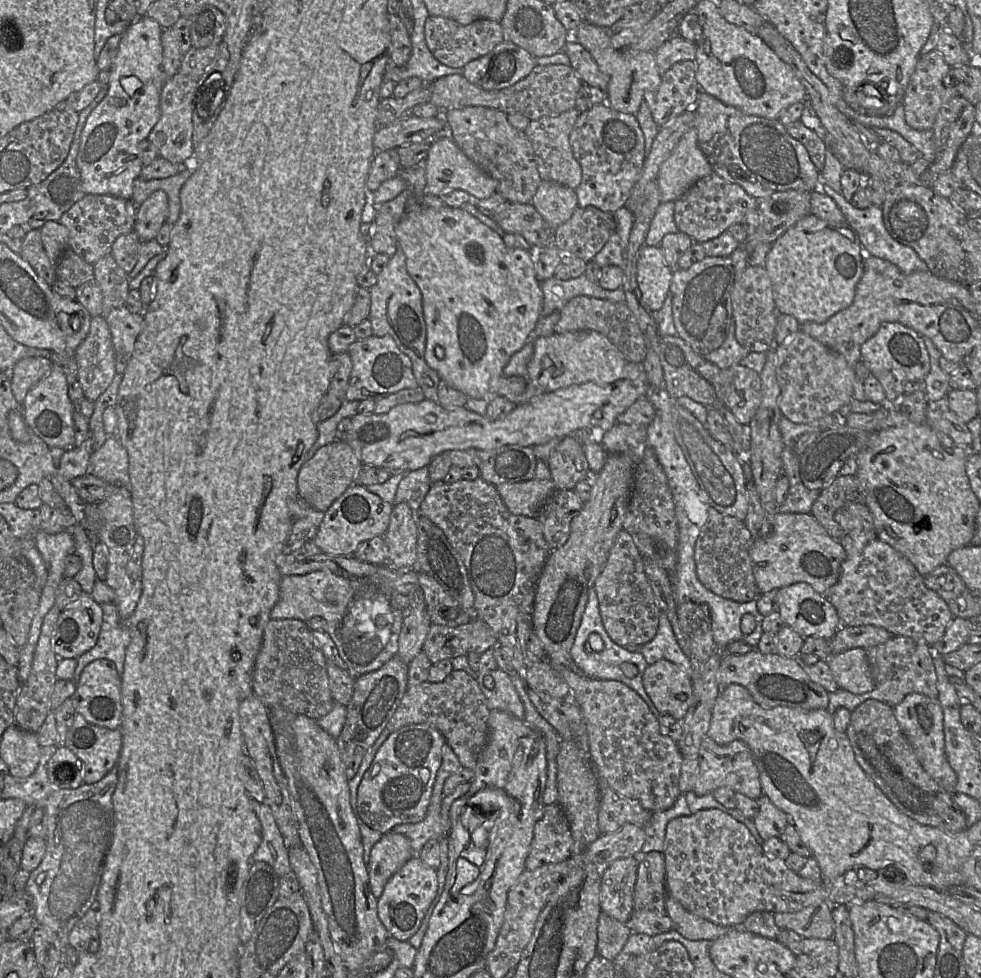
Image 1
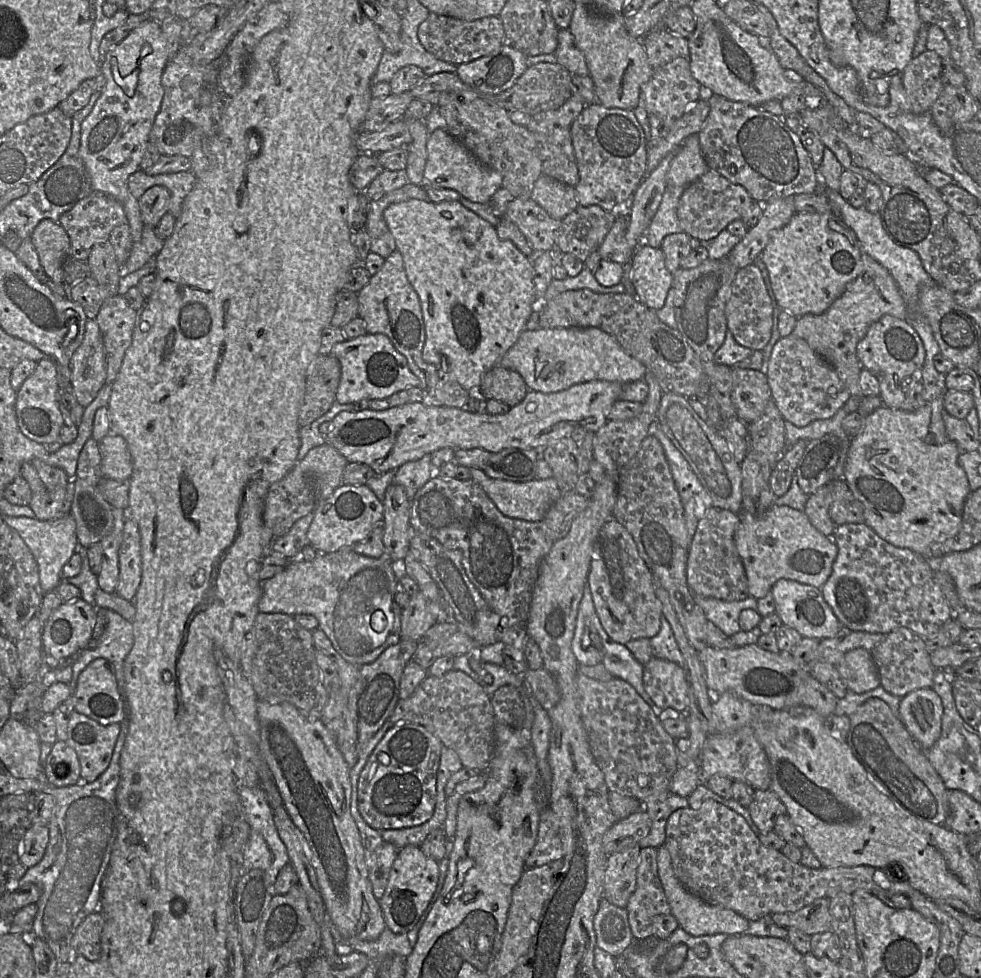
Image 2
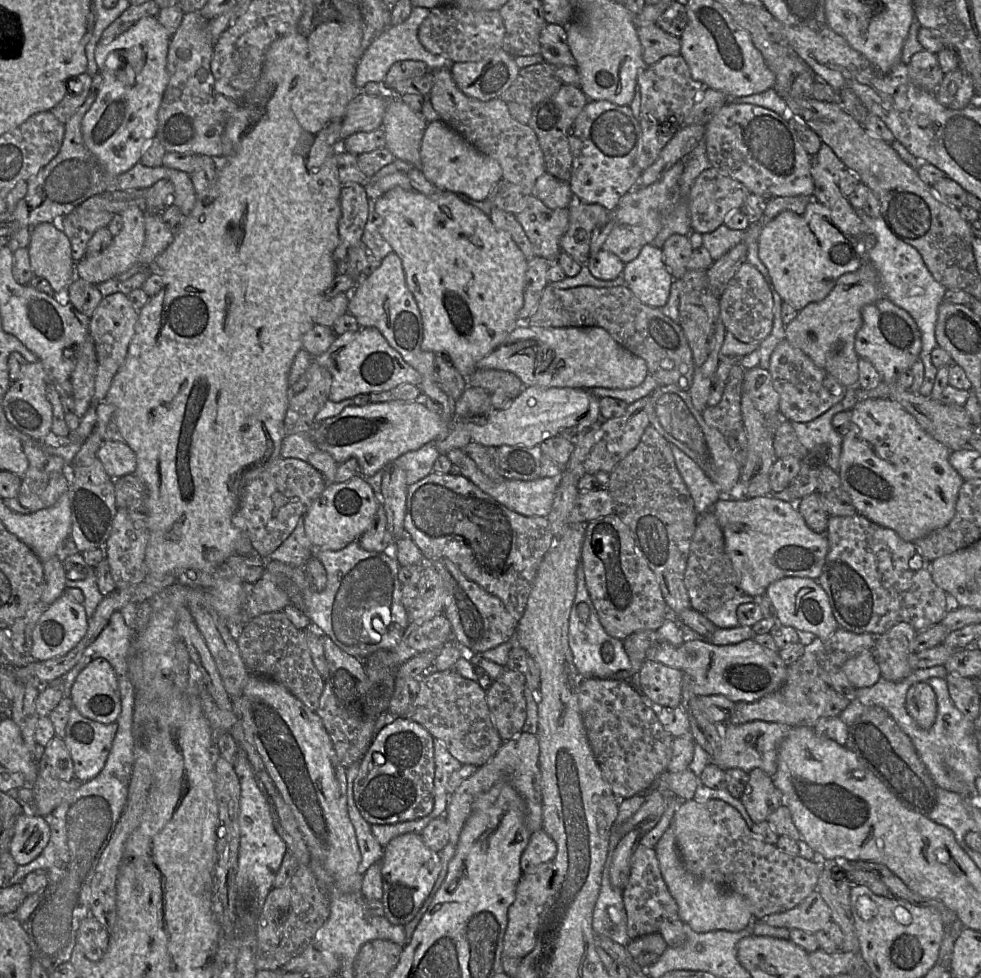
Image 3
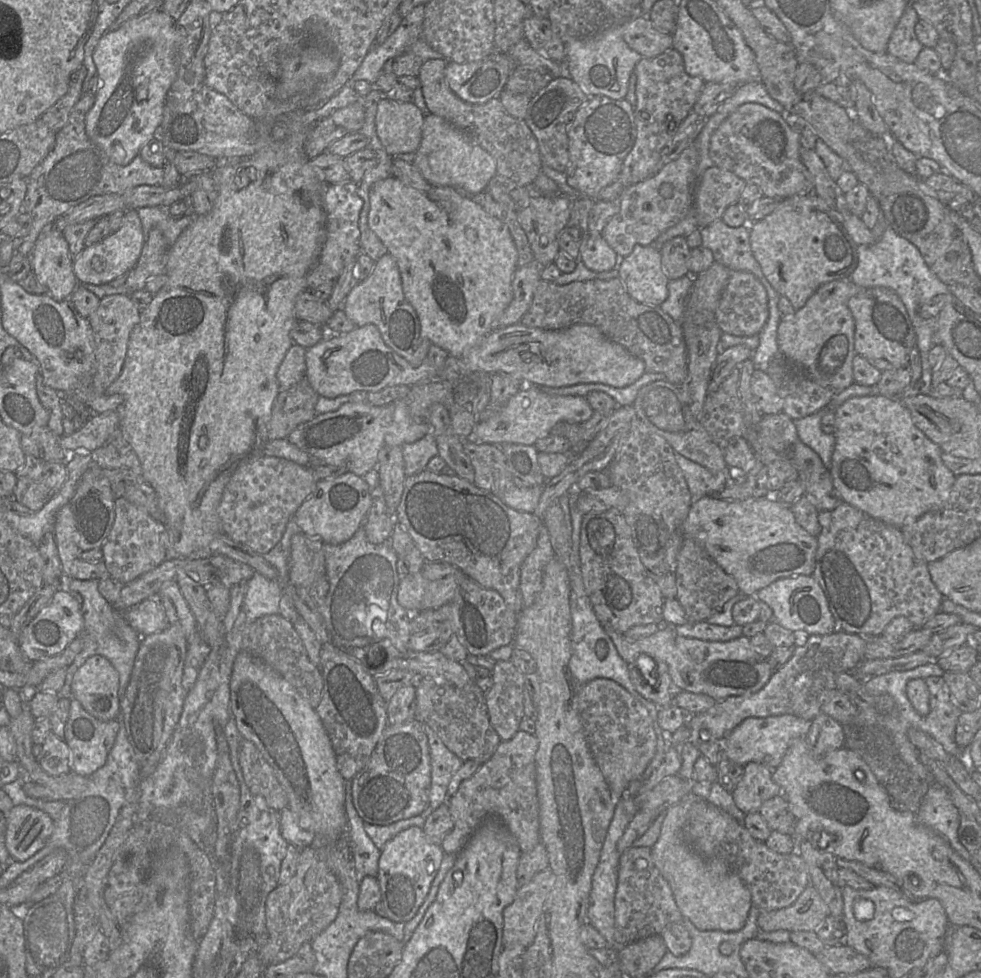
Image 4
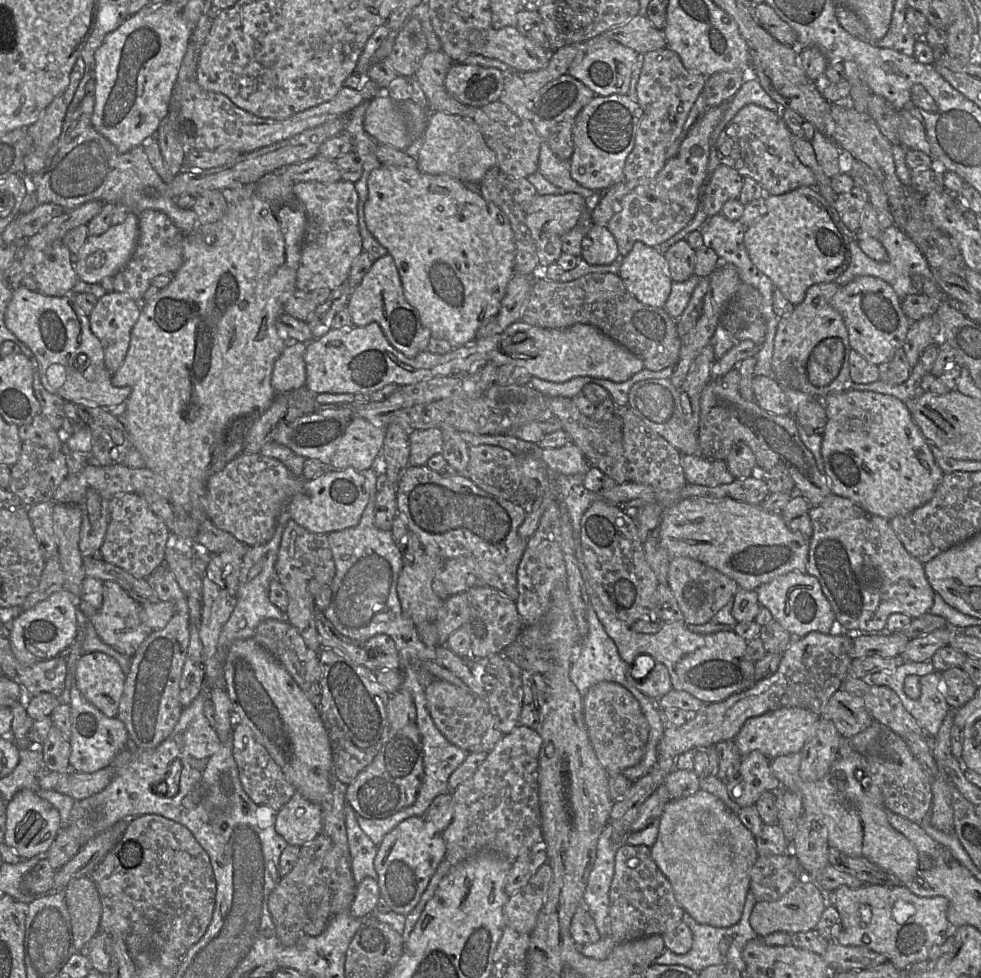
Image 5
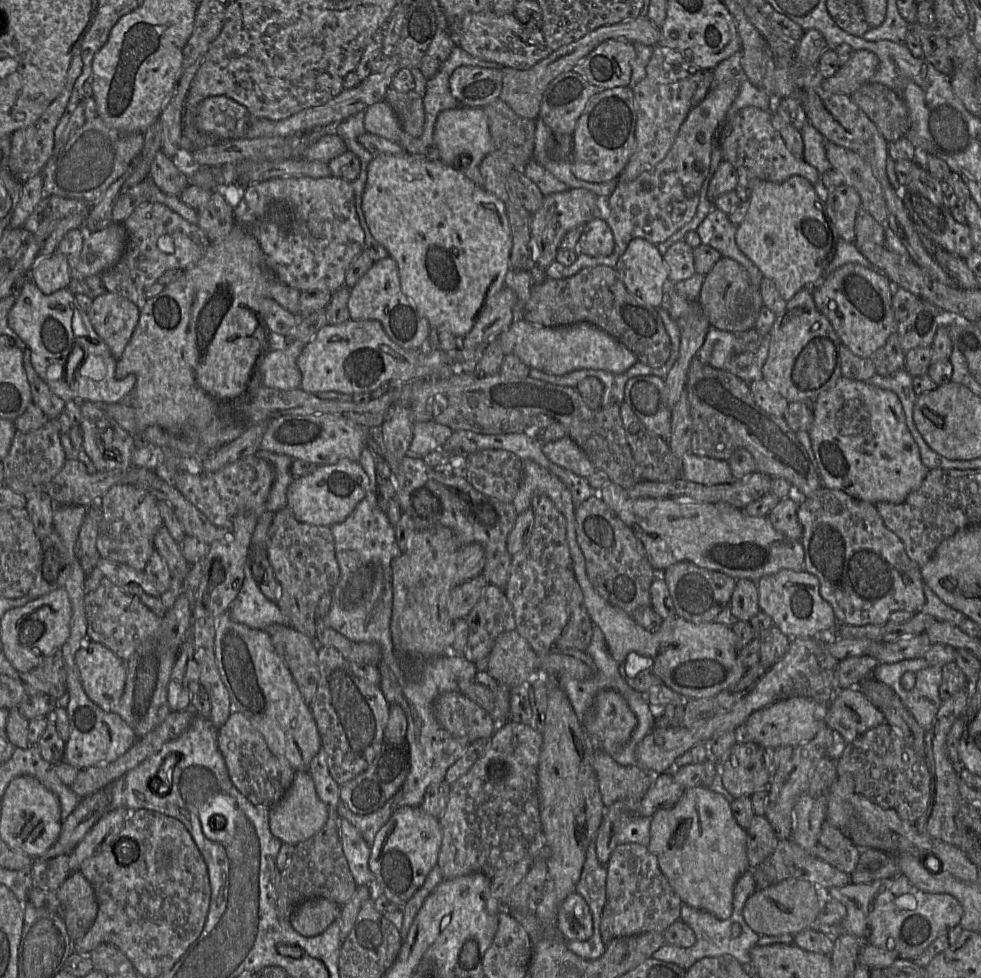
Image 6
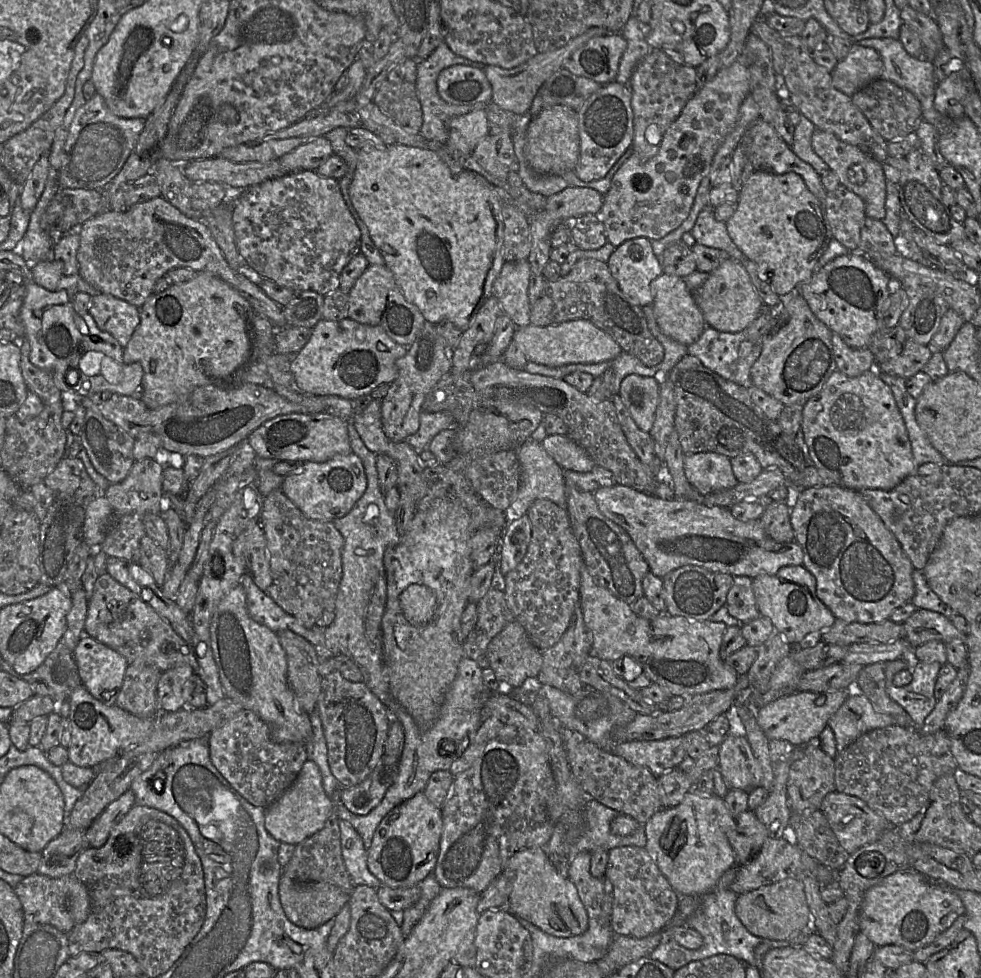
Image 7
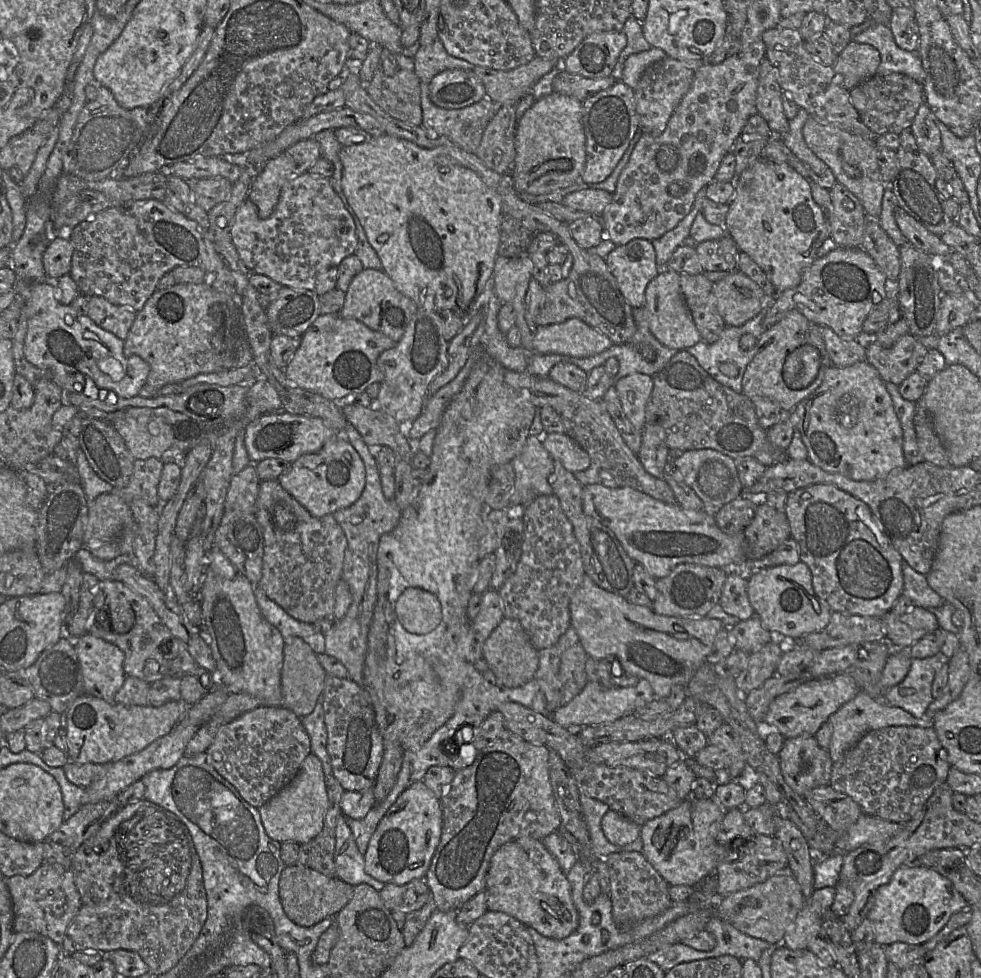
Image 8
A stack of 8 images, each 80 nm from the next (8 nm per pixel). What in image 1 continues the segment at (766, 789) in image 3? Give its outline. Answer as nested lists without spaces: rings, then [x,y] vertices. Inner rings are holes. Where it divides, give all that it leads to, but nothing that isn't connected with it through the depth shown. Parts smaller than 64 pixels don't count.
[[[764,794],[757,800],[759,812],[753,822],[763,840],[780,837],[786,826],[791,823],[789,816],[776,807]]]

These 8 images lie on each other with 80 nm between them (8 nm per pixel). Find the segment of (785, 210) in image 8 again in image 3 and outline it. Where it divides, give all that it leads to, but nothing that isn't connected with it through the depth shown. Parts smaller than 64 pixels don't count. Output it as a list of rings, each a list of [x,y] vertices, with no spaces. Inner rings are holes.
[[[814,198],[802,214],[783,211],[764,225],[758,239],[758,255],[781,300],[797,312],[810,303],[823,300],[842,275],[857,271],[864,261],[861,239],[842,230],[833,220],[831,211]]]

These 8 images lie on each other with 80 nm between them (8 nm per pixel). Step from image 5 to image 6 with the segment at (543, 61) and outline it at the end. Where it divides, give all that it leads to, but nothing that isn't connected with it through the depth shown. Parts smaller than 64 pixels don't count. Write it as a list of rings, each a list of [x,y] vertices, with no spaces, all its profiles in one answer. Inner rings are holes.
[[[492,10],[467,14],[456,45],[475,58],[517,70],[533,67],[551,52],[541,30],[527,29],[513,14],[497,15]]]

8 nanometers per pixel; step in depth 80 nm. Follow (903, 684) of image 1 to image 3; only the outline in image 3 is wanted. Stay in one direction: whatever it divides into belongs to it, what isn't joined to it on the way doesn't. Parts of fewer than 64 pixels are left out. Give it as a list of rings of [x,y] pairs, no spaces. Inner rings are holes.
[[[900,622],[887,632],[877,636],[872,647],[881,677],[890,681],[901,681],[917,670],[911,666],[915,652],[916,631],[909,623]]]

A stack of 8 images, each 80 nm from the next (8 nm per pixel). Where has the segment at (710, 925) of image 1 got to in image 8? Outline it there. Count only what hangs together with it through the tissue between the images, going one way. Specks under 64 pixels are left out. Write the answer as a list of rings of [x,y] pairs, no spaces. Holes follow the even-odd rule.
[[[689,797],[665,814],[640,826],[642,854],[669,885],[695,887],[716,867],[716,834],[725,810],[713,799]]]

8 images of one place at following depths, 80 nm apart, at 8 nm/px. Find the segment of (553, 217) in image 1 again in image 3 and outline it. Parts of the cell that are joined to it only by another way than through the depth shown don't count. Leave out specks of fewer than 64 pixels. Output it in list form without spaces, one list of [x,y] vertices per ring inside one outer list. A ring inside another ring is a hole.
[[[548,172],[537,178],[531,195],[550,209],[568,208],[573,198],[569,183],[557,179]]]

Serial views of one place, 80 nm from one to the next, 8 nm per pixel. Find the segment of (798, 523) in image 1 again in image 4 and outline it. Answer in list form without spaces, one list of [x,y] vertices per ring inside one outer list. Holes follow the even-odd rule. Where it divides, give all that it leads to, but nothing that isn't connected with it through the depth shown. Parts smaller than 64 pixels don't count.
[[[705,496],[698,501],[692,503],[689,513],[684,520],[682,526],[682,533],[684,539],[694,539],[707,552],[707,554],[730,576],[732,576],[738,587],[740,593],[745,596],[755,595],[760,589],[768,586],[772,582],[792,576],[812,576],[815,568],[815,554],[818,546],[817,537],[811,536],[807,533],[795,520],[794,514],[790,509],[790,505],[783,504],[772,497],[759,497],[746,500],[729,500],[721,499],[719,497]]]

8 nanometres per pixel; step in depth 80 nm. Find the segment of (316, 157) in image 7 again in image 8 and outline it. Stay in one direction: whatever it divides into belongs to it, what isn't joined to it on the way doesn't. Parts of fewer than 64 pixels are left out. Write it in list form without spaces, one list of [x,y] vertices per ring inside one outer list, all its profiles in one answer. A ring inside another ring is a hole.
[[[309,138],[295,143],[268,160],[253,179],[247,197],[256,205],[259,218],[270,217],[283,185],[308,171],[321,157],[318,142],[314,138]]]

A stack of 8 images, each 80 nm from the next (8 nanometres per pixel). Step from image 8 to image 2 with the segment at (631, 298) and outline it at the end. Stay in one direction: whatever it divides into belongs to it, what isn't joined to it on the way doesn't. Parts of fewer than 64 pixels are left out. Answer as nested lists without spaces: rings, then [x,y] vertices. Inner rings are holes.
[[[640,245],[633,254],[630,279],[636,298],[652,310],[661,309],[672,287],[673,274],[665,264],[664,253],[659,248]]]

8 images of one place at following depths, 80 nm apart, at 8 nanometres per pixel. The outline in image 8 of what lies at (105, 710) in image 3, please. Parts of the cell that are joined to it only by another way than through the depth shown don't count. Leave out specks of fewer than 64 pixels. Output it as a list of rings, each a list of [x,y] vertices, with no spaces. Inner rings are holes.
[[[90,633],[73,641],[86,693],[107,703],[115,702],[115,695],[126,678],[124,653],[116,645]]]

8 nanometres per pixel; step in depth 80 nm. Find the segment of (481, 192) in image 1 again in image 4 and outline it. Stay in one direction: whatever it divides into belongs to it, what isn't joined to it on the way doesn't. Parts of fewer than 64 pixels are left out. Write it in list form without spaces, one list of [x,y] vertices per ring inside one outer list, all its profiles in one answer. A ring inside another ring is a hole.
[[[432,113],[425,117],[422,140],[413,164],[430,185],[464,188],[473,194],[484,191],[490,180],[497,174],[495,159],[472,136]]]

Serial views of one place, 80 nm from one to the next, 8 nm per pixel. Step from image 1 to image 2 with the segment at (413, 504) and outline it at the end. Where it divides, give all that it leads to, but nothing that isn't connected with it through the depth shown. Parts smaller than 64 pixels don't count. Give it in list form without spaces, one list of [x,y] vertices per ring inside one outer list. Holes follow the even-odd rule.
[[[427,454],[427,455],[423,456],[421,459],[419,459],[419,460],[407,462],[407,463],[401,465],[400,467],[398,467],[397,469],[394,470],[393,483],[401,485],[401,486],[404,487],[404,489],[406,491],[406,495],[407,495],[408,499],[410,500],[410,510],[411,510],[411,500],[413,499],[416,492],[423,485],[425,485],[427,483],[427,481],[429,481],[434,476],[435,476],[435,469],[434,469],[432,463],[431,463],[431,454]]]

